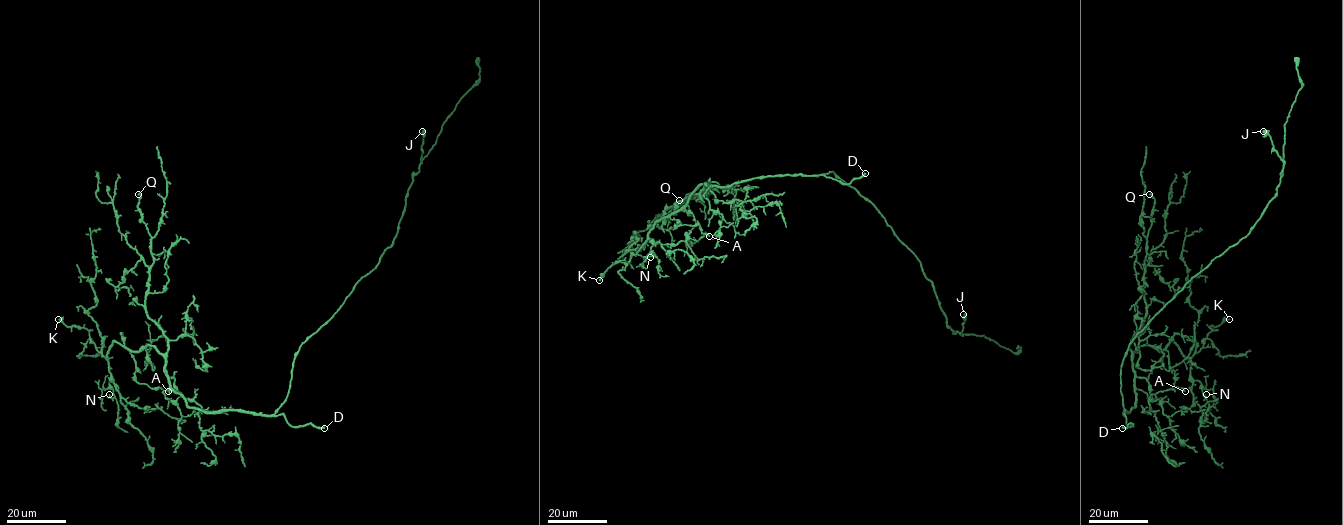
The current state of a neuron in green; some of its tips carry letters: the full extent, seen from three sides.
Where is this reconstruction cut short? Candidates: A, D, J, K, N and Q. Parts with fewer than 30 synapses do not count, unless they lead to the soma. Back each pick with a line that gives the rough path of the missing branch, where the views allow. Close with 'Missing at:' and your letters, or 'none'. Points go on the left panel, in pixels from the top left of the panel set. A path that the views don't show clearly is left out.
Missing at: D

